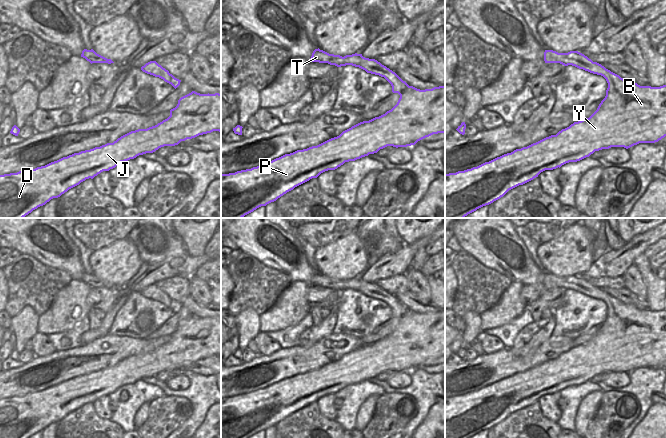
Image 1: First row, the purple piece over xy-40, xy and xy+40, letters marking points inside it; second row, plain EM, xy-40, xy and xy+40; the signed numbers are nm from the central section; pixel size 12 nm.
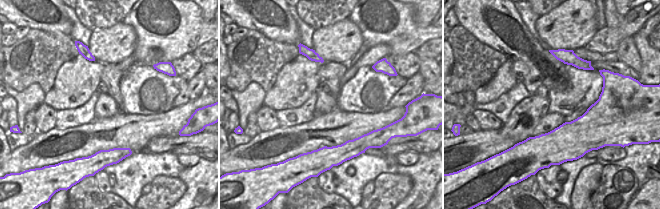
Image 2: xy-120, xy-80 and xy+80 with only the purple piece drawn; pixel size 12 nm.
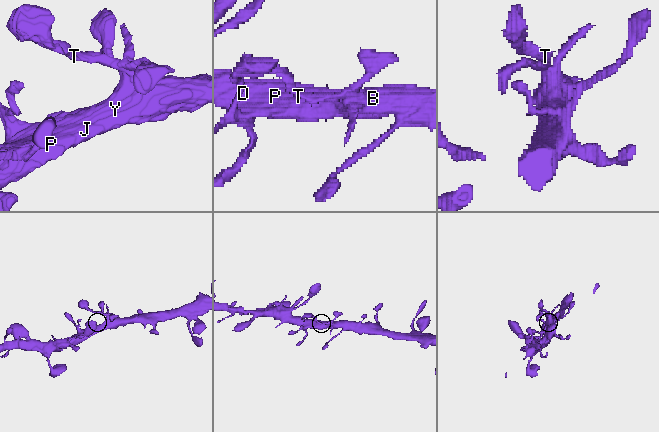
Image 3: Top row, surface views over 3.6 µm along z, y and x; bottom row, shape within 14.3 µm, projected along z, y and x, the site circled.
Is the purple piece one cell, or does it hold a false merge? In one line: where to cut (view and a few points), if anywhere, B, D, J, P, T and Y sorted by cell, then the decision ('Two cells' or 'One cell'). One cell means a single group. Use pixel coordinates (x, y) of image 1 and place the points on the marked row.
No split. Groups: B D J P T Y. One cell

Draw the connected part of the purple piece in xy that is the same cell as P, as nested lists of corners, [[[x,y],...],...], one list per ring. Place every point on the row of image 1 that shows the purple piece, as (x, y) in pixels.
[[[318,48],[313,51],[310,60],[311,62],[328,63],[337,67],[352,65],[365,70],[367,73],[384,77],[391,84],[392,92],[398,93],[400,98],[397,104],[385,114],[369,121],[360,122],[343,131],[339,136],[331,138],[317,146],[285,154],[268,163],[251,169],[241,170],[235,173],[221,174],[221,218],[243,218],[257,208],[276,201],[295,187],[312,178],[317,178],[321,173],[328,170],[335,170],[345,162],[355,161],[368,156],[369,154],[377,153],[380,149],[387,146],[396,148],[407,147],[415,145],[418,141],[433,134],[445,133],[445,86],[425,90],[417,89],[413,86],[409,86],[395,72],[382,65],[377,60],[365,58],[362,54],[357,53],[342,57],[340,55],[329,54]]]

